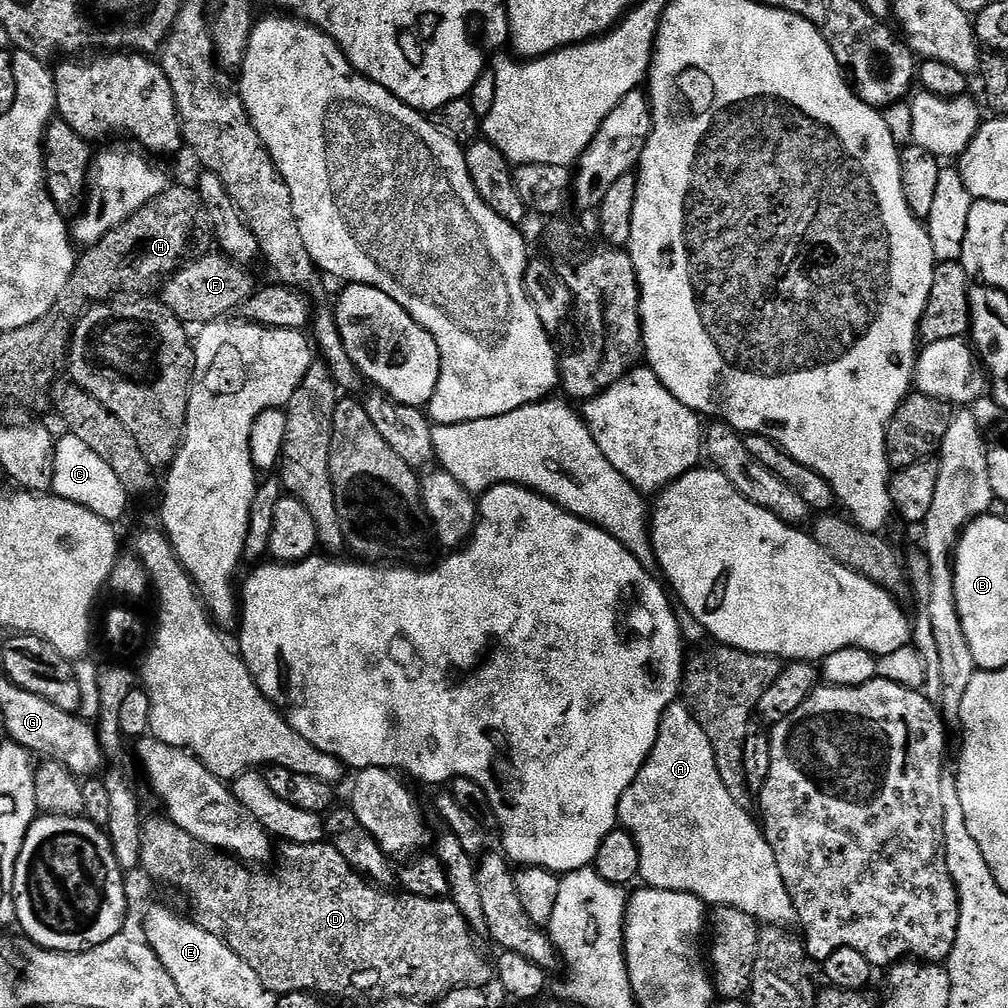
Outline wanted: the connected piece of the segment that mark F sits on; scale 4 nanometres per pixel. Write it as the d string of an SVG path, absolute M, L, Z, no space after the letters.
M209 254L194 260L187 268L175 272L164 281L158 292L161 304L176 315L185 326L203 326L223 321L232 311L243 309L244 303L258 287L258 281L251 276L249 269L235 264L223 254Z

